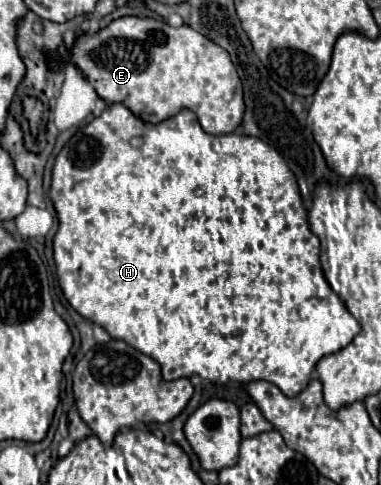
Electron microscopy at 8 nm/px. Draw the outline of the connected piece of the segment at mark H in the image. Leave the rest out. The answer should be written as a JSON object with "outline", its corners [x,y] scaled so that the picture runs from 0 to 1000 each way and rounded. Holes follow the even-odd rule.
{"outline":[[[297,212],[218,266],[202,266],[202,274],[165,299],[160,315],[144,324],[129,406],[155,452],[155,472],[139,489],[139,534],[150,546],[150,579],[171,616],[213,654],[270,674],[297,699],[323,699],[333,711],[349,711],[349,720],[402,736],[423,753],[428,786],[459,786],[501,773],[522,773],[575,794],[601,786],[664,790],[690,781],[727,794],[748,814],[774,819],[811,790],[827,748],[843,736],[916,711],[948,682],[937,658],[906,637],[900,621],[869,600],[848,571],[832,518],[837,497],[811,472],[806,435],[795,427],[769,353],[711,299],[675,282],[622,274],[549,278],[496,225],[396,258],[354,241],[328,216]],[[354,278],[375,287],[370,303],[344,303],[344,287]]]}

